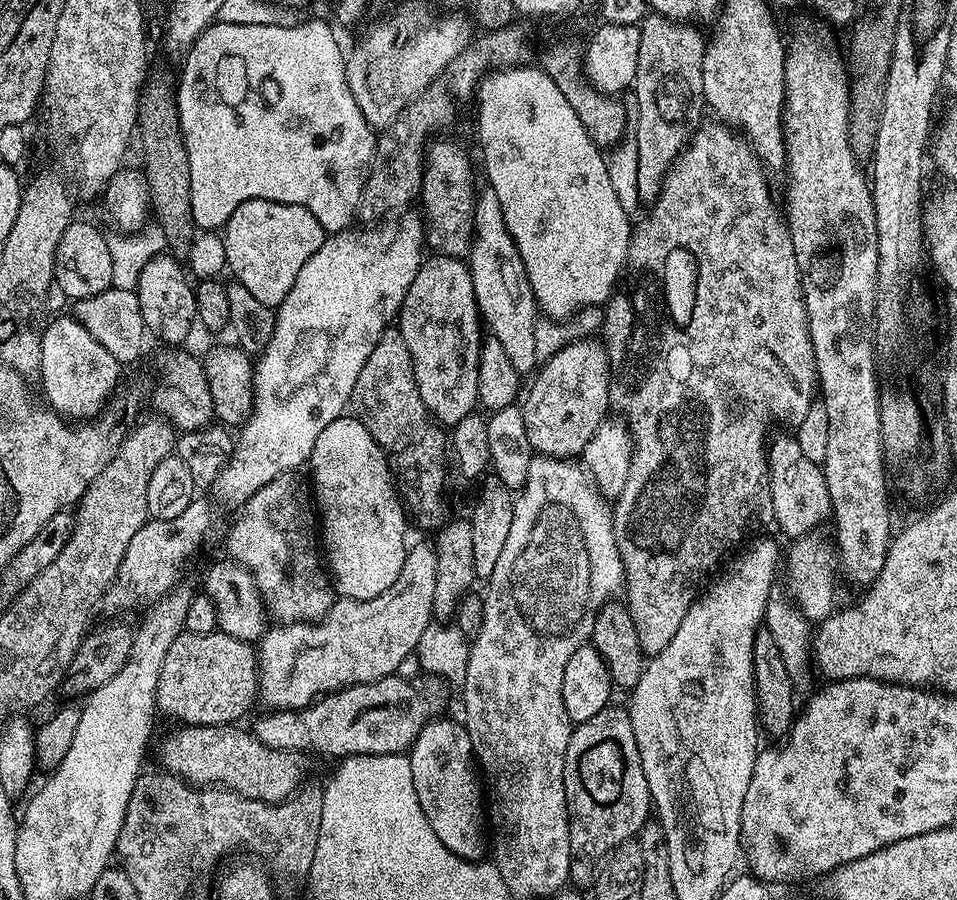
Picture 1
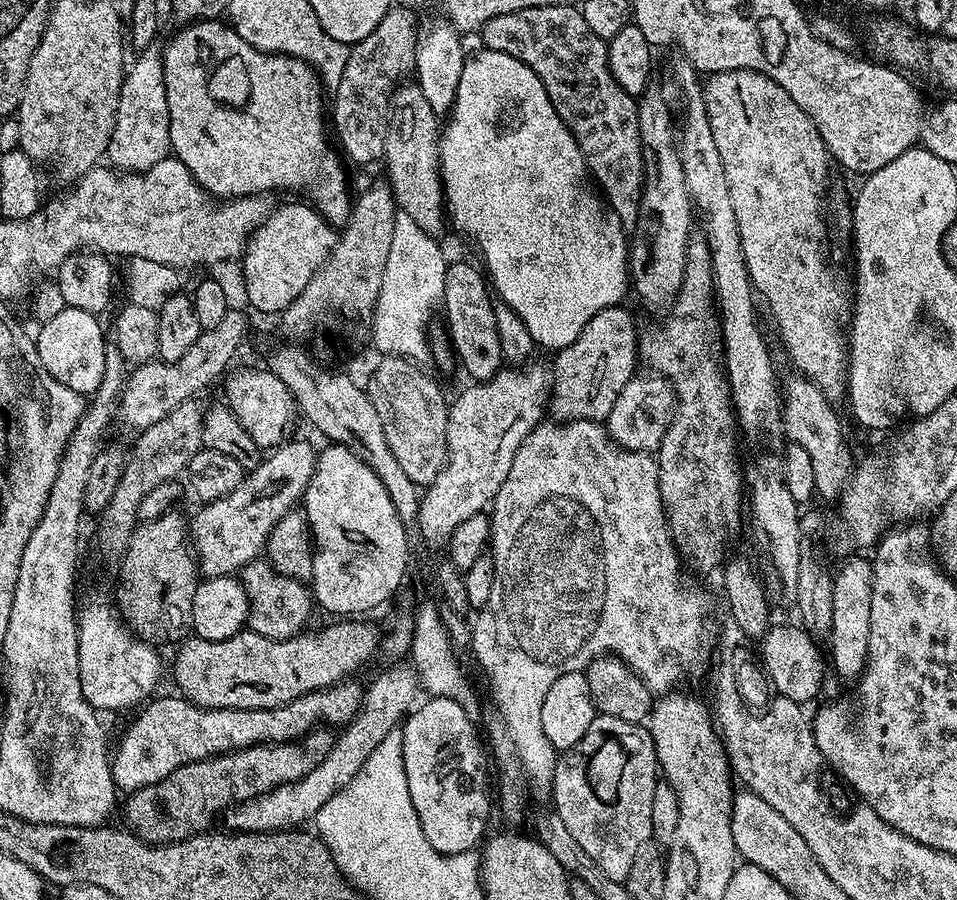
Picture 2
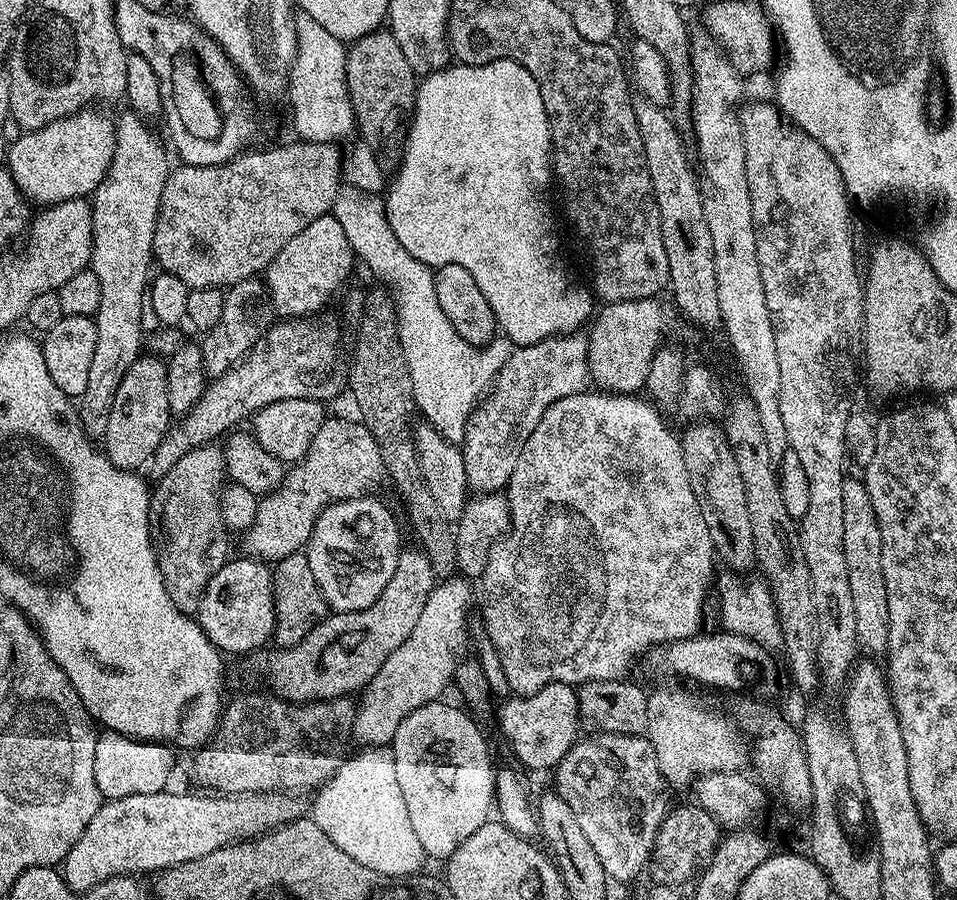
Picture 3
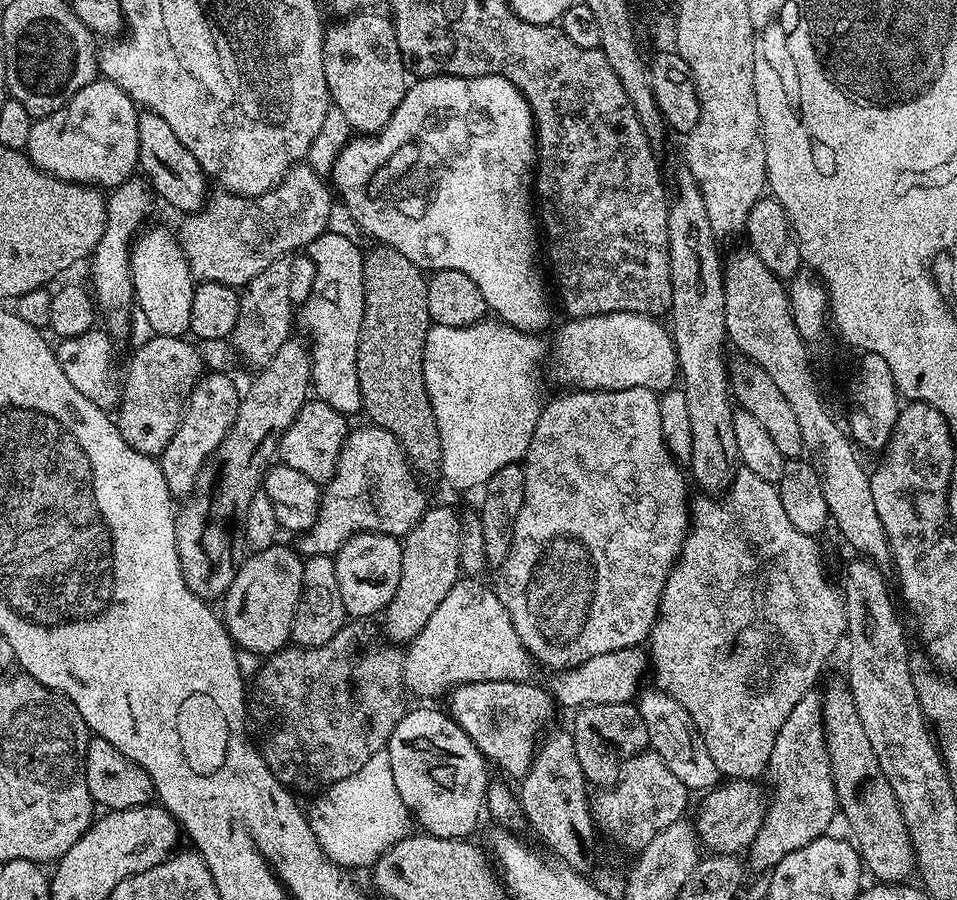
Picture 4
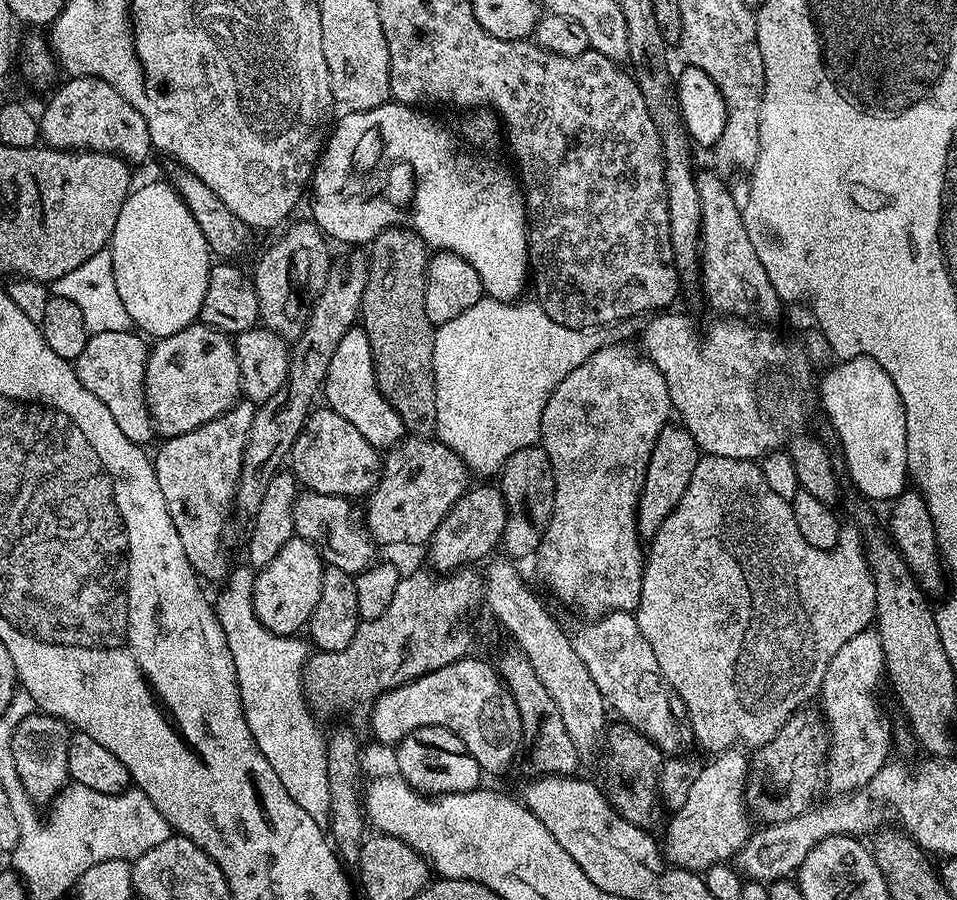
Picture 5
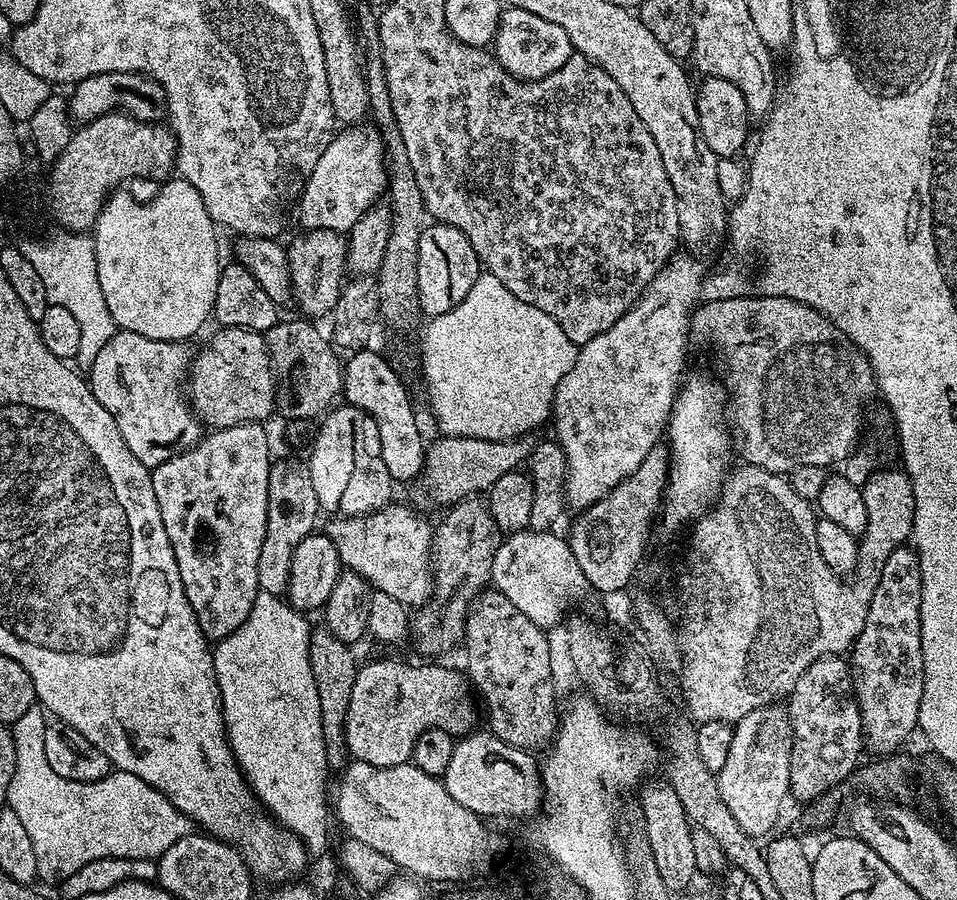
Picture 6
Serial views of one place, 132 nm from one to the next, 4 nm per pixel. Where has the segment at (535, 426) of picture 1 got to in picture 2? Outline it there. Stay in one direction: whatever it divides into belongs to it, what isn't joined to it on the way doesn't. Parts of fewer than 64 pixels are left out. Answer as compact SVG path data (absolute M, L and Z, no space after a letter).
M624 306L607 308L590 322L570 342L570 346L555 353L556 361L550 364L554 375L550 380L550 412L557 421L595 420L607 421L610 410L626 382L637 371L638 331L630 313Z

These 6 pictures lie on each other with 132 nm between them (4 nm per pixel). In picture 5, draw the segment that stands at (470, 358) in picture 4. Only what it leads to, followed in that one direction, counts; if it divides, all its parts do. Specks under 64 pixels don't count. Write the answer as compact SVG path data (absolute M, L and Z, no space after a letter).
M481 298L477 304L470 306L470 310L466 310L462 314L458 314L458 318L450 318L450 322L439 325L435 329L436 337L434 338L434 378L436 379L436 430L435 435L450 450L454 450L454 454L458 454L458 458L462 458L468 466L469 473L480 475L480 478L492 478L499 473L504 467L506 458L510 458L510 454L515 454L517 450L522 450L526 446L536 444L540 438L540 427L542 426L542 410L546 410L546 402L550 402L550 394L554 394L554 390L558 386L558 382L562 382L562 378L566 378L566 374L570 374L570 370L578 370L578 366L582 366L582 362L586 362L586 358L590 358L590 354L594 354L599 348L603 348L613 342L619 341L620 328L616 326L605 326L603 328L571 328L570 326L562 326L562 322L554 322L554 318L550 318L550 314L546 314L540 308L539 303L524 304L525 302L509 302L506 300L494 300L491 298Z

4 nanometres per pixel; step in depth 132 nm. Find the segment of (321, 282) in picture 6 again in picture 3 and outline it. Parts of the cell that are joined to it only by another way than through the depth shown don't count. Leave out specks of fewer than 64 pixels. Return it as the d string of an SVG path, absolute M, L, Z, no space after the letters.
M253 278L231 285L224 292L222 318L203 337L200 353L205 373L215 378L226 374L243 361L274 323L272 299L268 296L268 285L263 279Z

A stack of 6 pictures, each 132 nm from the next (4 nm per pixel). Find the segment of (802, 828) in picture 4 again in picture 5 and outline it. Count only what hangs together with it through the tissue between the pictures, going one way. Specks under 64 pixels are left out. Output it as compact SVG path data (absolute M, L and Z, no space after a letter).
M875 630L854 634L854 638L830 658L830 666L826 666L818 704L821 704L819 707L830 733L826 788L832 794L854 793L889 763L888 751L894 748L894 728L884 724L880 704L876 701L876 691L883 680L886 680L884 650L882 638Z

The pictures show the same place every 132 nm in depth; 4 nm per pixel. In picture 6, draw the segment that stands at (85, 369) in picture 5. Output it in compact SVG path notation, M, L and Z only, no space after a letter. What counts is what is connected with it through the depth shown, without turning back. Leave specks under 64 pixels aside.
M118 330L102 346L98 358L94 358L86 372L94 398L110 410L110 418L118 422L130 454L149 470L190 450L202 435L201 421L196 419L186 395L188 370L194 355L190 345L182 340L146 338Z

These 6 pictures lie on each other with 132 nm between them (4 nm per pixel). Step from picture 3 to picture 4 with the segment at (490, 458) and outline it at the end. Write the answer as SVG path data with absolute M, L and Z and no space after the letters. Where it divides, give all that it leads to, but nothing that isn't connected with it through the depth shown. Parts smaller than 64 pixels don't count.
M615 312L601 316L577 316L565 319L565 324L556 332L556 341L550 344L552 372L556 380L568 390L586 392L617 392L631 388L645 388L657 394L668 391L677 383L680 363L671 331L660 325L655 316L643 316L637 312Z

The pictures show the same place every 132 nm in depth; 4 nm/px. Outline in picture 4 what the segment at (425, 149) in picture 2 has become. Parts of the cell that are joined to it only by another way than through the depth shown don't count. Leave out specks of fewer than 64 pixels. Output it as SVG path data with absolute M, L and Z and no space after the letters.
M361 10L345 15L324 33L324 69L328 95L331 103L346 116L351 131L356 134L371 134L384 129L386 122L390 122L394 110L402 102L410 83L410 72L404 55L398 50L392 21L385 13L383 16L378 11Z

